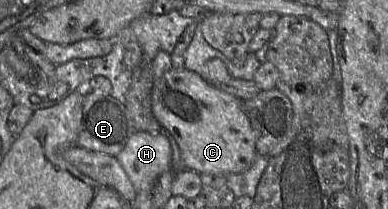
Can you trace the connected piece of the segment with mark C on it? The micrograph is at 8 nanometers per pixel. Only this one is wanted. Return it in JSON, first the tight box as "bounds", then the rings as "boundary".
{"bounds":[151,68,257,175],"boundary":[[[172,68],[157,79],[151,99],[154,117],[175,138],[187,170],[229,175],[242,173],[253,164],[257,134],[240,99],[211,86],[199,74],[185,68]]]}

